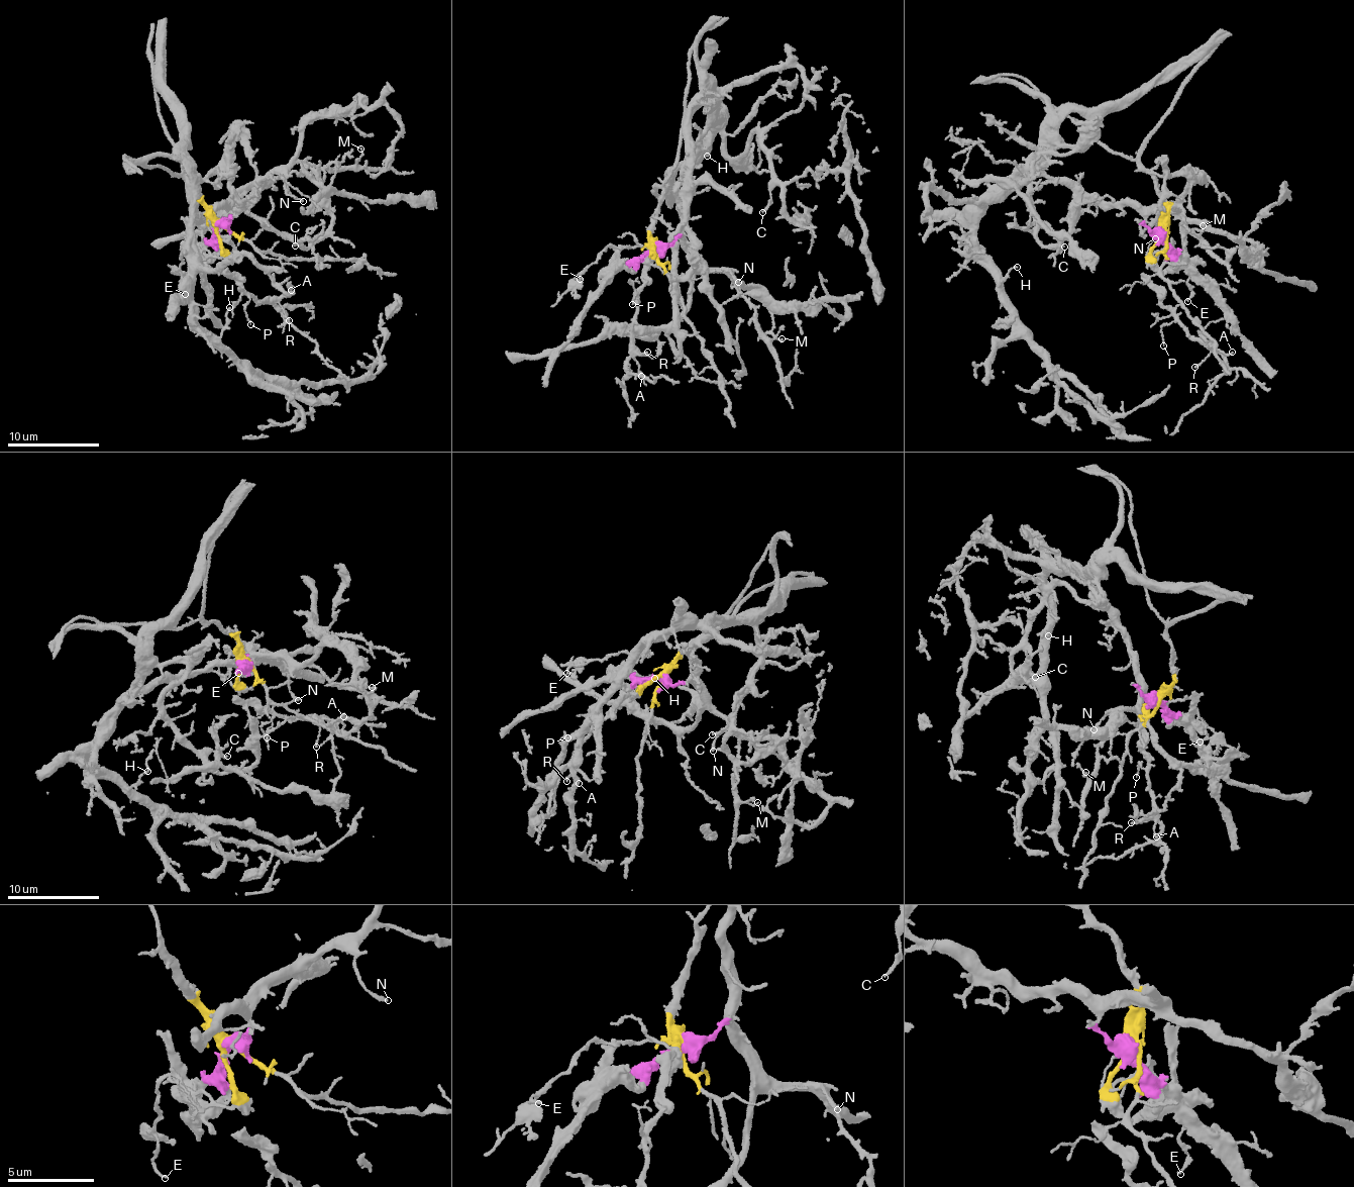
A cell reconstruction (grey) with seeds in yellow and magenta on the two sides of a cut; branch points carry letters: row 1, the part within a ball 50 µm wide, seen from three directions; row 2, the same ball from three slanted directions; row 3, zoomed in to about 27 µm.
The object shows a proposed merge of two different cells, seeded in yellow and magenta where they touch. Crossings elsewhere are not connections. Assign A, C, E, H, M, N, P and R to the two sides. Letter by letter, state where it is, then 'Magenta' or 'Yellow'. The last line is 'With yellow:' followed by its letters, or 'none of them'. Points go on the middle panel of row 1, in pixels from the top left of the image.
A: Place: (641, 376). Yellow
C: Place: (762, 212). Magenta
E: Place: (580, 279). Yellow
H: Place: (707, 156). Magenta
M: Place: (782, 338). Magenta
N: Place: (738, 282). Magenta
P: Place: (632, 304). Yellow
R: Place: (647, 352). Yellow
With yellow: A, E, P, R

